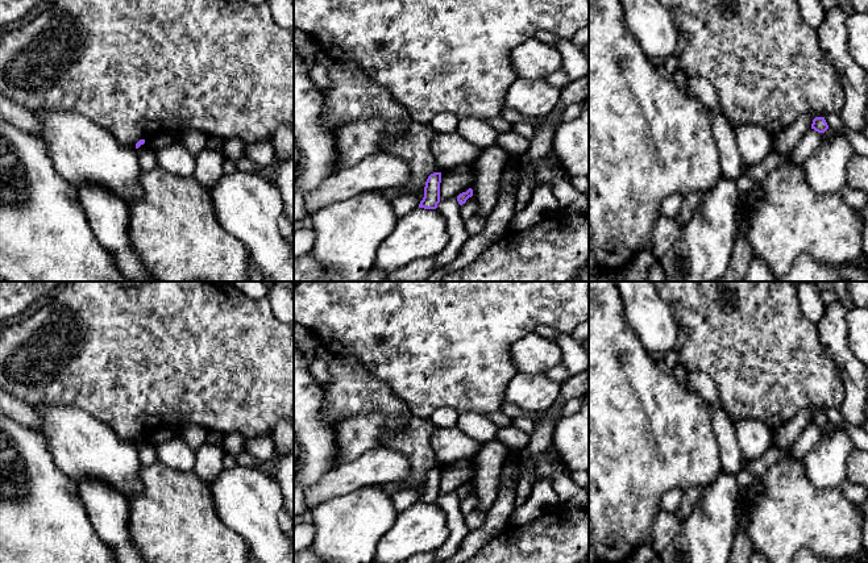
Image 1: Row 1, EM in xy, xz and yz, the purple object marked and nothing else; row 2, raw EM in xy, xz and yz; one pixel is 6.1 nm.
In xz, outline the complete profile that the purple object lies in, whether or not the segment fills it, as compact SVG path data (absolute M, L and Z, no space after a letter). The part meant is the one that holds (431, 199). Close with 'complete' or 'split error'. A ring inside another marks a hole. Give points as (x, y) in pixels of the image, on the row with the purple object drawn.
M433 172L428 176L424 187L424 197L419 204L419 208L436 209L440 203L440 183L441 172Z; complete

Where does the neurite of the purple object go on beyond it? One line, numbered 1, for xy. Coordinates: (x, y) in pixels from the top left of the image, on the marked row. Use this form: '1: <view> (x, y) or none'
1: none

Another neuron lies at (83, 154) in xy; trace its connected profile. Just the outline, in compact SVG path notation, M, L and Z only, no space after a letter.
M38 109L33 112L42 124L40 137L47 146L57 174L72 185L100 185L121 201L130 204L144 196L136 149L122 147L105 129L79 113Z

